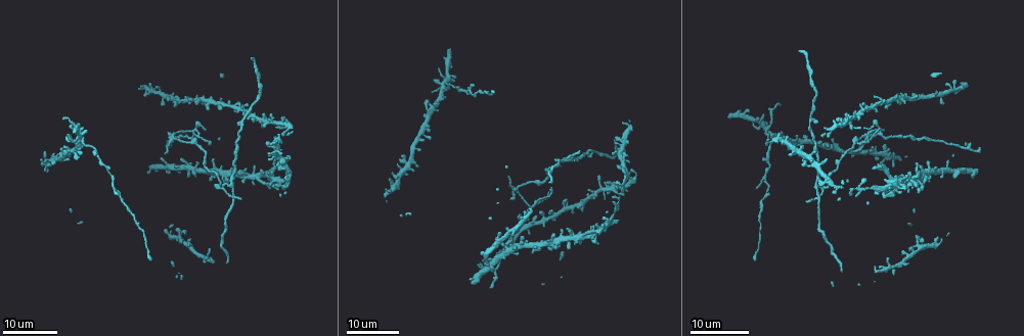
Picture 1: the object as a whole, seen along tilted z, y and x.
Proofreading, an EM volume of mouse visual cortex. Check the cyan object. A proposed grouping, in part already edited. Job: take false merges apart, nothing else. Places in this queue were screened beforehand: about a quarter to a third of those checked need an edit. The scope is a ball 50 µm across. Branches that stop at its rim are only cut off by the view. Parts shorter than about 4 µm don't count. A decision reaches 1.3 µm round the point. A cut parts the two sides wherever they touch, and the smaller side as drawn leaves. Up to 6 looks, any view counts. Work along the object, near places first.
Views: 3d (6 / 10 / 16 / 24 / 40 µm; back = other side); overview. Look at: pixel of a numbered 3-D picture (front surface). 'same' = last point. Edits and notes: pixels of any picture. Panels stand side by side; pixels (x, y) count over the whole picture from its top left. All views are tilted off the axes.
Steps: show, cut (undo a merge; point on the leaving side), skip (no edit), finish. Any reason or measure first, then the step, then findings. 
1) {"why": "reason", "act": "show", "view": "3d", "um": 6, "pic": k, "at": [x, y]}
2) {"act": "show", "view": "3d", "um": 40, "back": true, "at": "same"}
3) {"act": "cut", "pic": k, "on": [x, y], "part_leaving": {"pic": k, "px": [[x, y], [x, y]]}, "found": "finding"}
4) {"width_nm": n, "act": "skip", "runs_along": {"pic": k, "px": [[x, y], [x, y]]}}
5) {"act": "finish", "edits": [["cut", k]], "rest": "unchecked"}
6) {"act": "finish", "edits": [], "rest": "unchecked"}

{"act": "show", "view": "3d", "um": 24, "pic": 1, "at": [555, 221]}

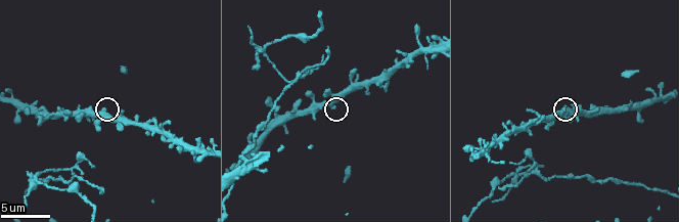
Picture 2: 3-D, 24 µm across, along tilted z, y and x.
{"why": "closer look", "act": "show", "view": "3d", "um": 6, "pic": 2, "at": [334, 109]}

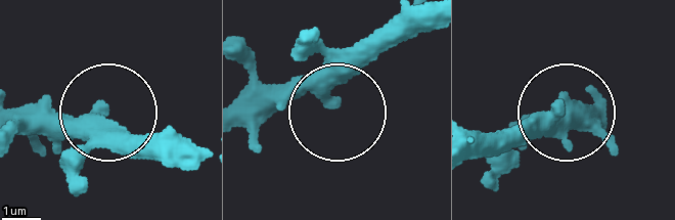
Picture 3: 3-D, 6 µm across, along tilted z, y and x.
{"side_arm_um": 9, "act": "skip", "runs_along": {"pic": 3, "px": [[400, 18], [330, 103], [271, 91], [245, 48]]}, "found": "continuous, no second cell"}

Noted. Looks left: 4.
{"why": "looks like a crossing", "act": "show", "view": "3d", "um": 24, "pic": 1, "at": [79, 141]}

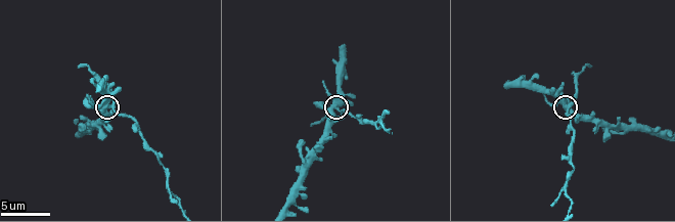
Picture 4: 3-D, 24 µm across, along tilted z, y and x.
{"act": "show", "view": "3d", "um": 6, "pic": 4, "at": [562, 106]}

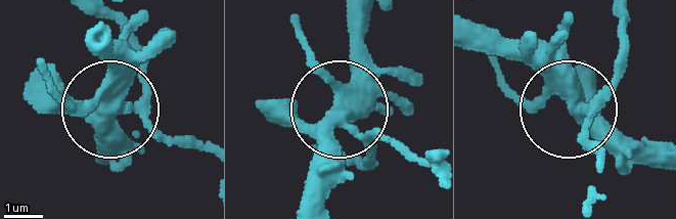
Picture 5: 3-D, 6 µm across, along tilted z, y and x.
{"why": "other side", "act": "show", "view": "3d", "um": 6, "back": true, "pic": 5, "at": [109, 99]}

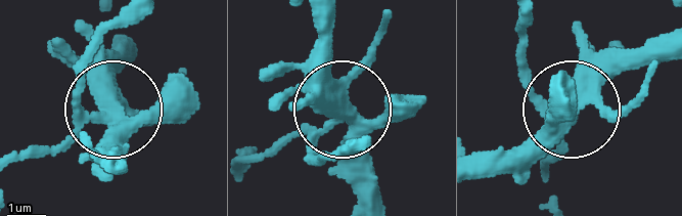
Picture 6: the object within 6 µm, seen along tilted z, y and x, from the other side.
{"arms": 5, "act": "cut", "pic": 6, "on": [83, 67], "part_leaving": {"pic": 6, "px": [[97, 120], [19, 162]]}, "found": "a second cell is stuck on"}

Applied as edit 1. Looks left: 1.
{"act": "finish", "edits": [["cut", 6]], "rest": "unchecked"}

